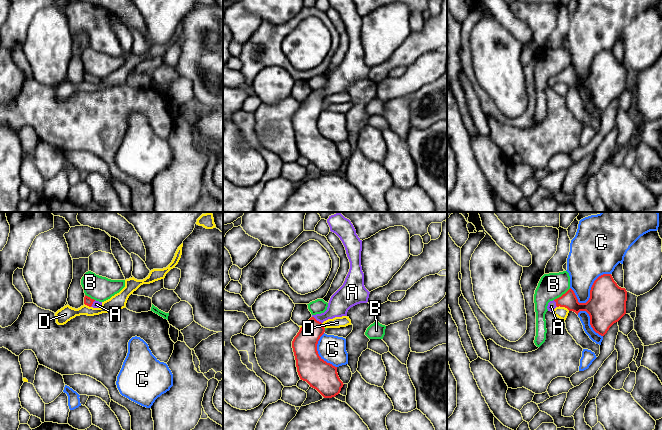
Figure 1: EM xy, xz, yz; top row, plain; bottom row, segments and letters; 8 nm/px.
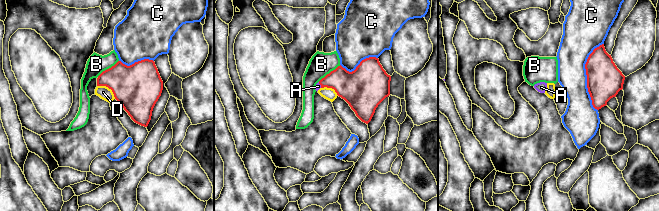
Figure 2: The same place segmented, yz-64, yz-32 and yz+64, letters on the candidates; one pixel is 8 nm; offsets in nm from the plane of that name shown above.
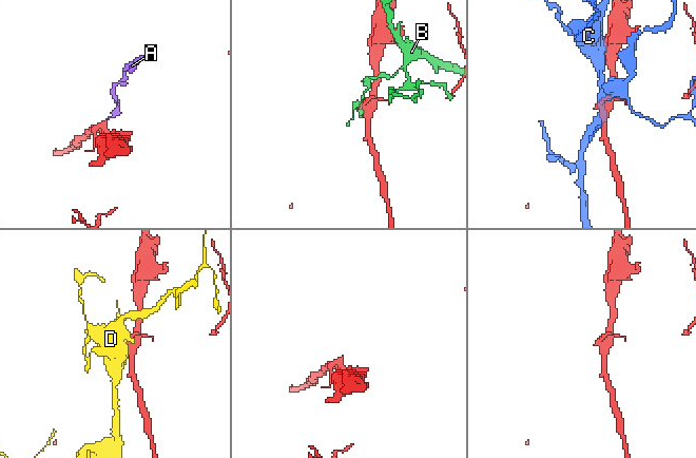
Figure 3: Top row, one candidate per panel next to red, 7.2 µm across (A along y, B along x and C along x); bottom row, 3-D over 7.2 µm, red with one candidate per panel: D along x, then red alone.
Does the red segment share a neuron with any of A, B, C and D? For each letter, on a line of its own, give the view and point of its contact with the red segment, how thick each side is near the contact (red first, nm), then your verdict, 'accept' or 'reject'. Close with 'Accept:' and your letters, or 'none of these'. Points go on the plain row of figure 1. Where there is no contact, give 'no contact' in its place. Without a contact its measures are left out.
A: xz (316, 96) | 200/180 nm | accept
B: yz (563, 70) | 130/220 nm | reject
C: yz (591, 64) | 300/340 nm | reject
D: yz (563, 82) | 150/100 nm | reject
Accept: A

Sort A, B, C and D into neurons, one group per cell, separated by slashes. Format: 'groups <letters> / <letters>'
groups A / B / C / D

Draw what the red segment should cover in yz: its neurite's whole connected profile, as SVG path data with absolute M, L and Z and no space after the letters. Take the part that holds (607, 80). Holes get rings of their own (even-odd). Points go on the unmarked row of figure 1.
M611 50L599 52L590 66L586 79L579 79L574 67L570 64L561 73L548 79L548 87L556 83L565 83L577 91L586 87L590 92L593 106L604 112L609 104L626 90L627 67L614 57Z

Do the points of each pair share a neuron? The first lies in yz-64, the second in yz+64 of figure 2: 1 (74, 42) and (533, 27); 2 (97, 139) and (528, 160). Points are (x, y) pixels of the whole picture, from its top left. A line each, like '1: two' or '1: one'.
1: one
2: one

